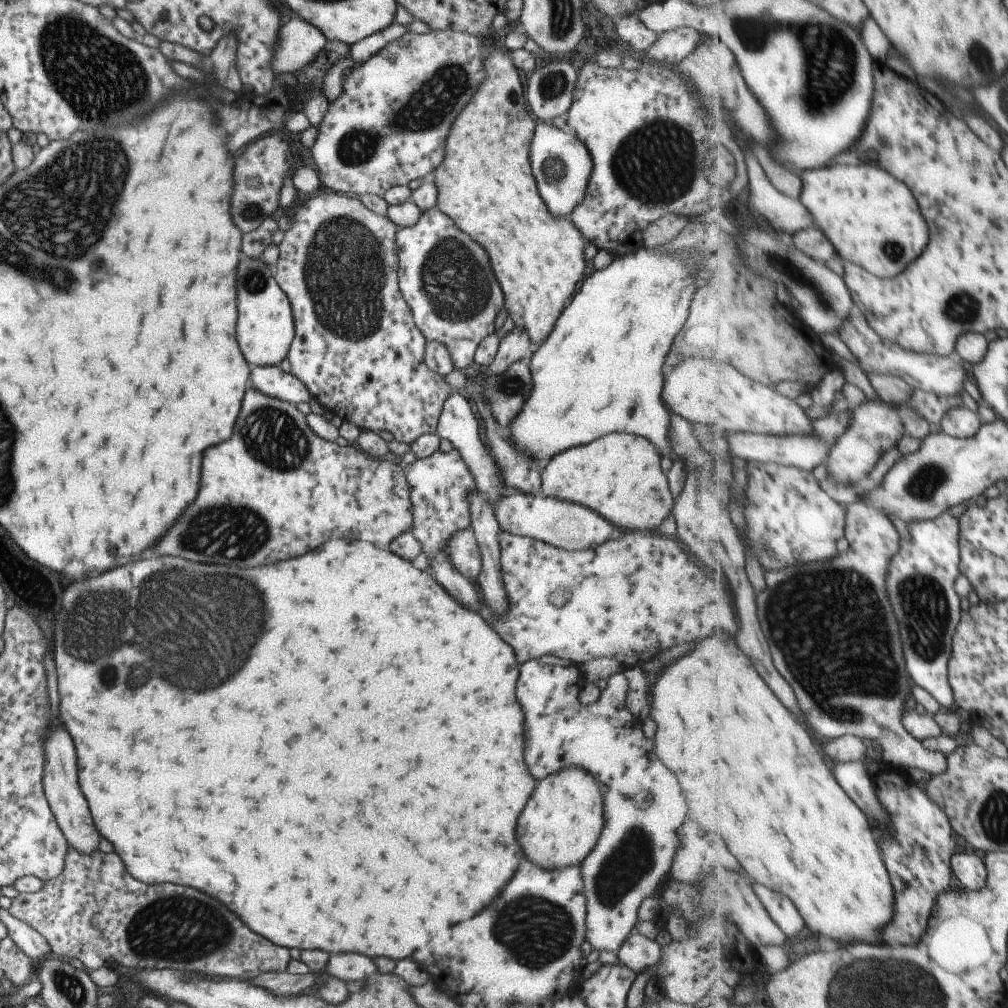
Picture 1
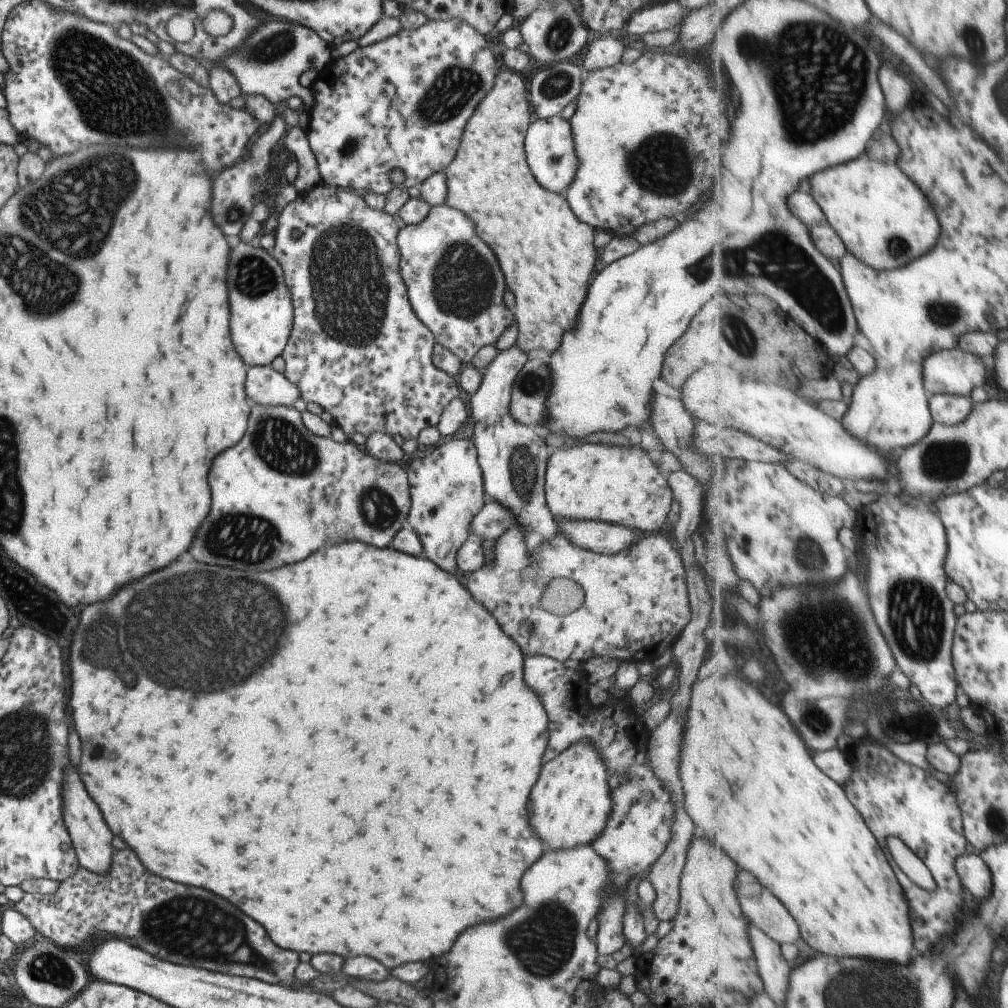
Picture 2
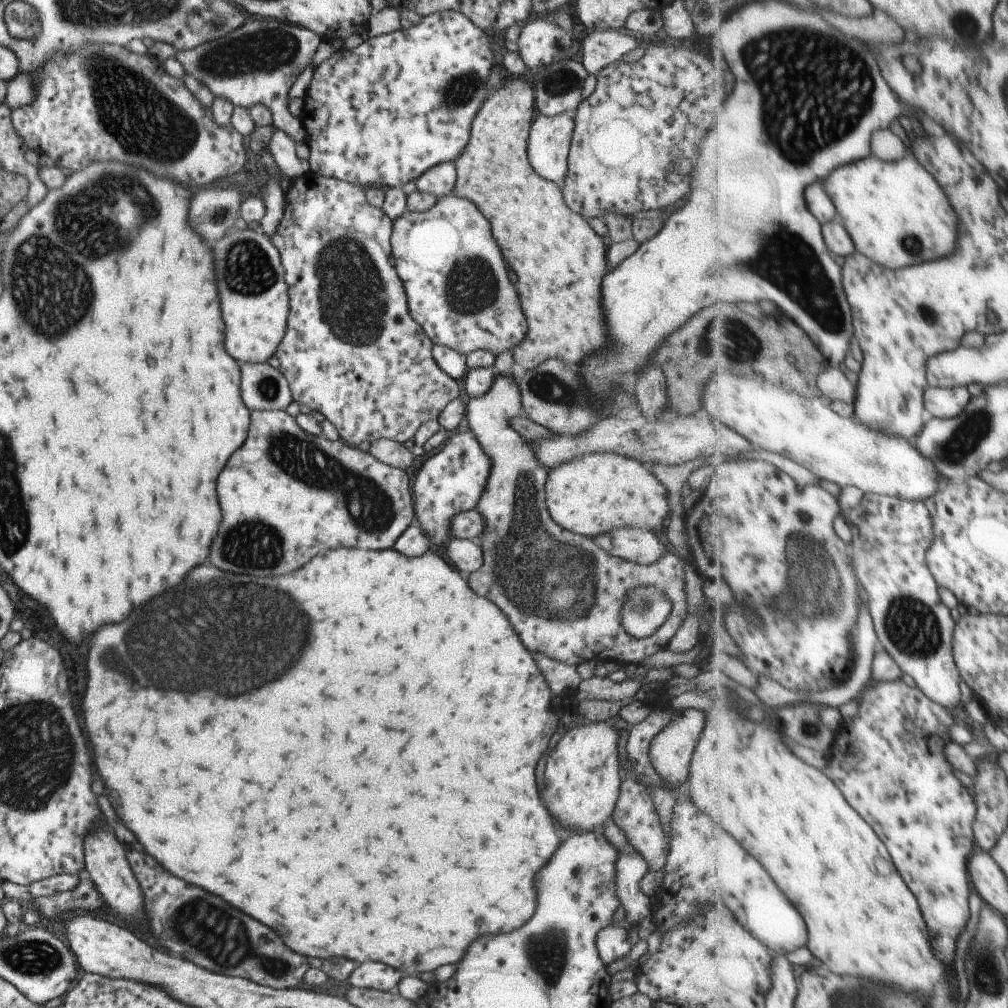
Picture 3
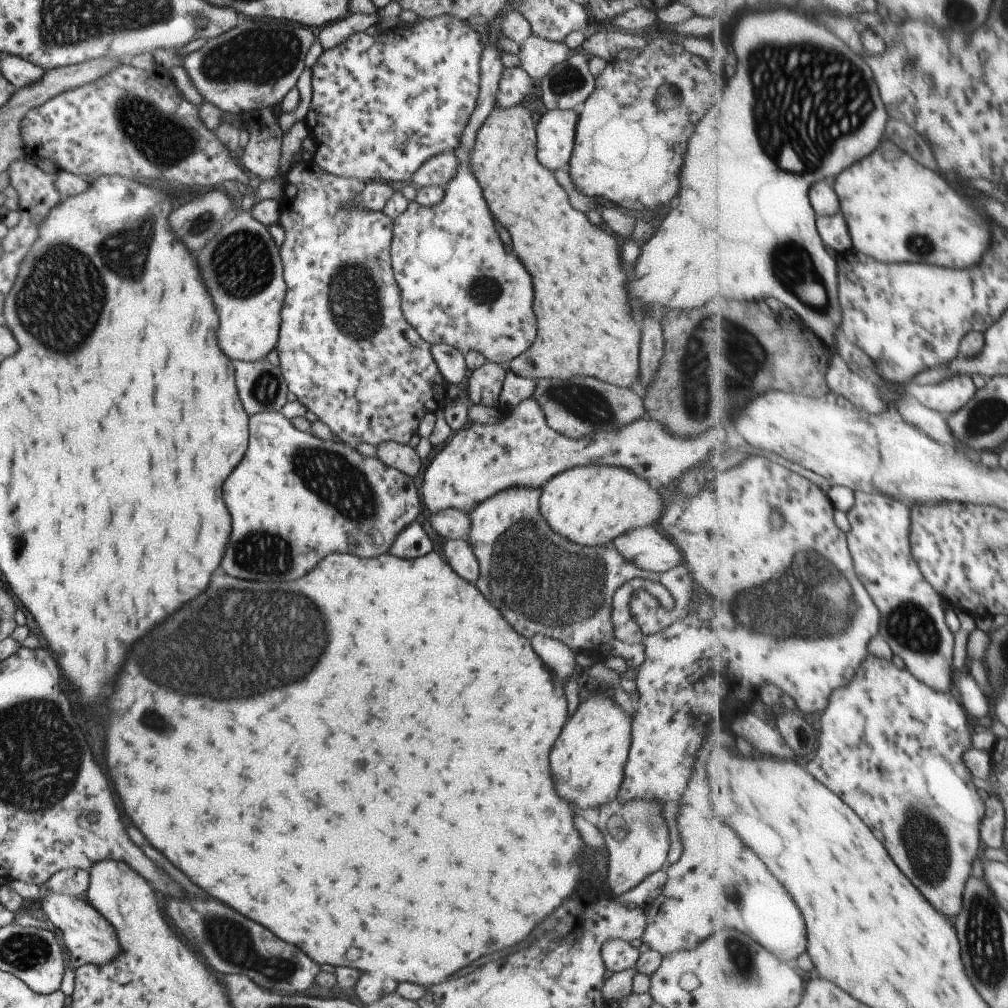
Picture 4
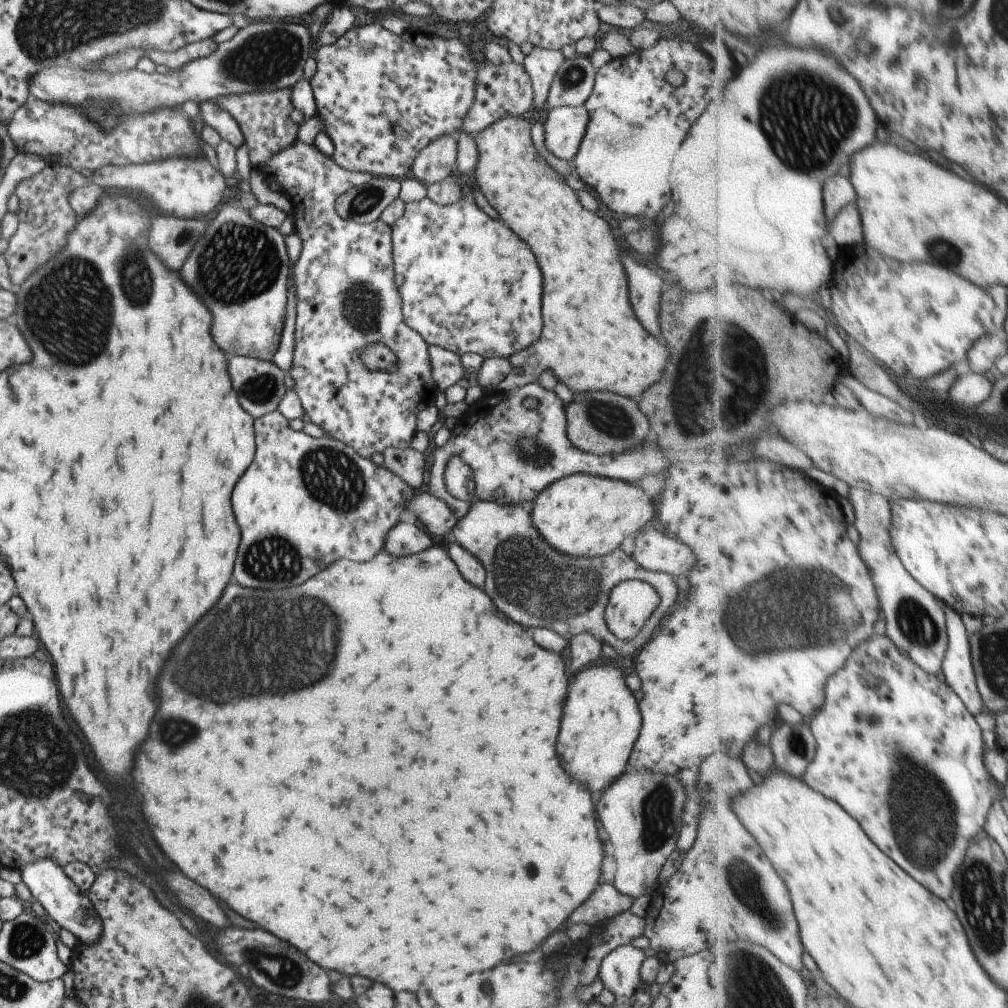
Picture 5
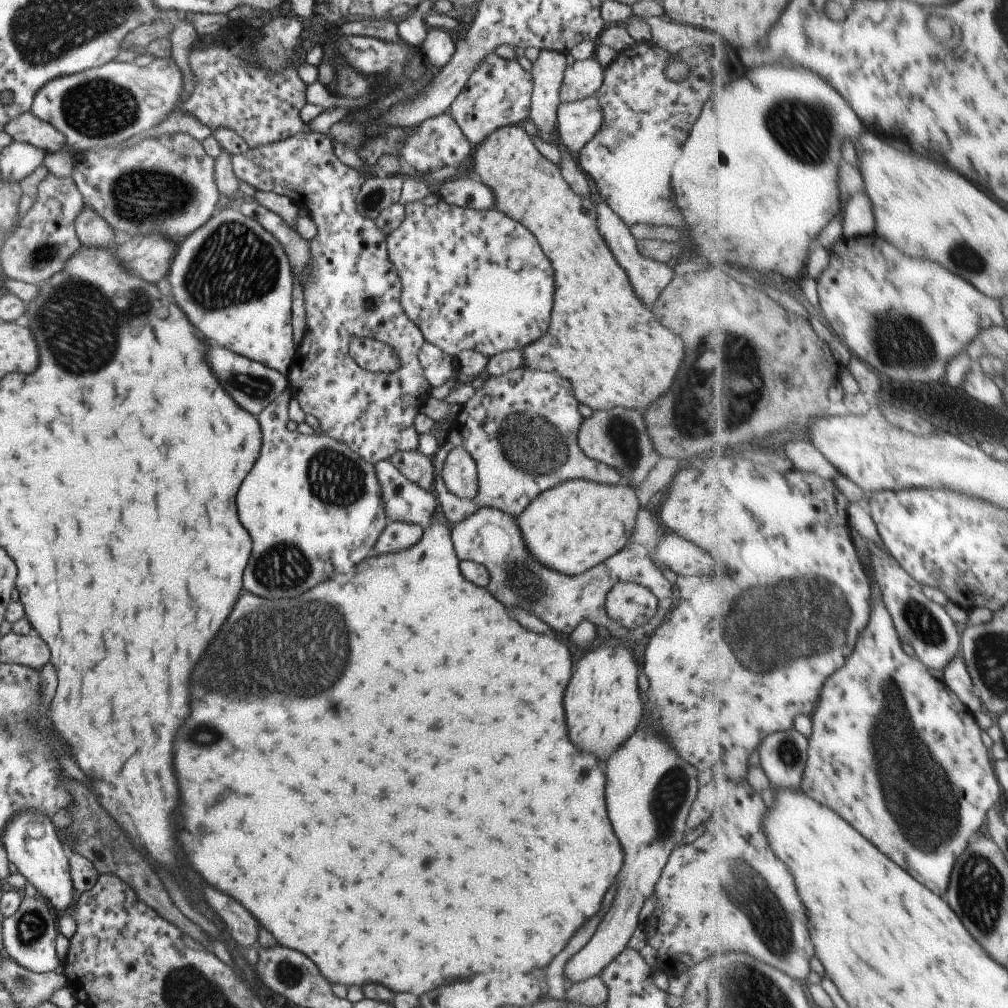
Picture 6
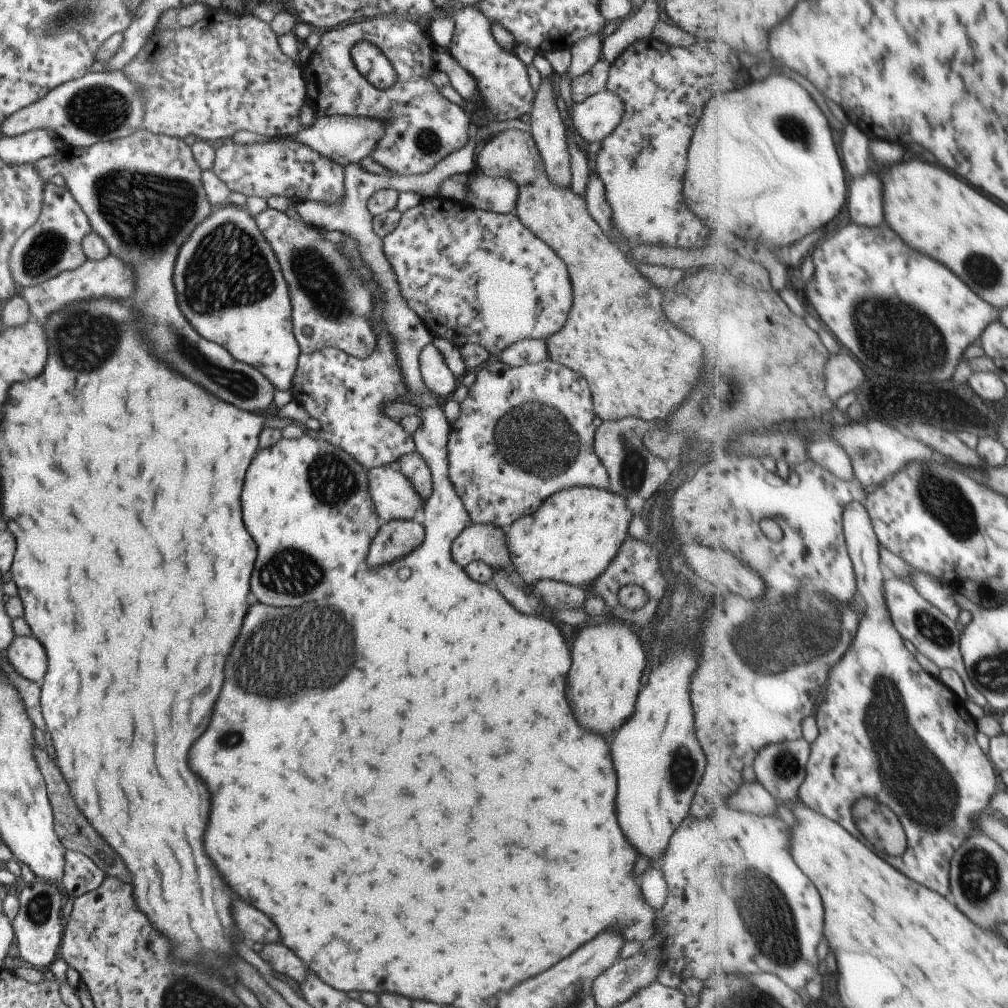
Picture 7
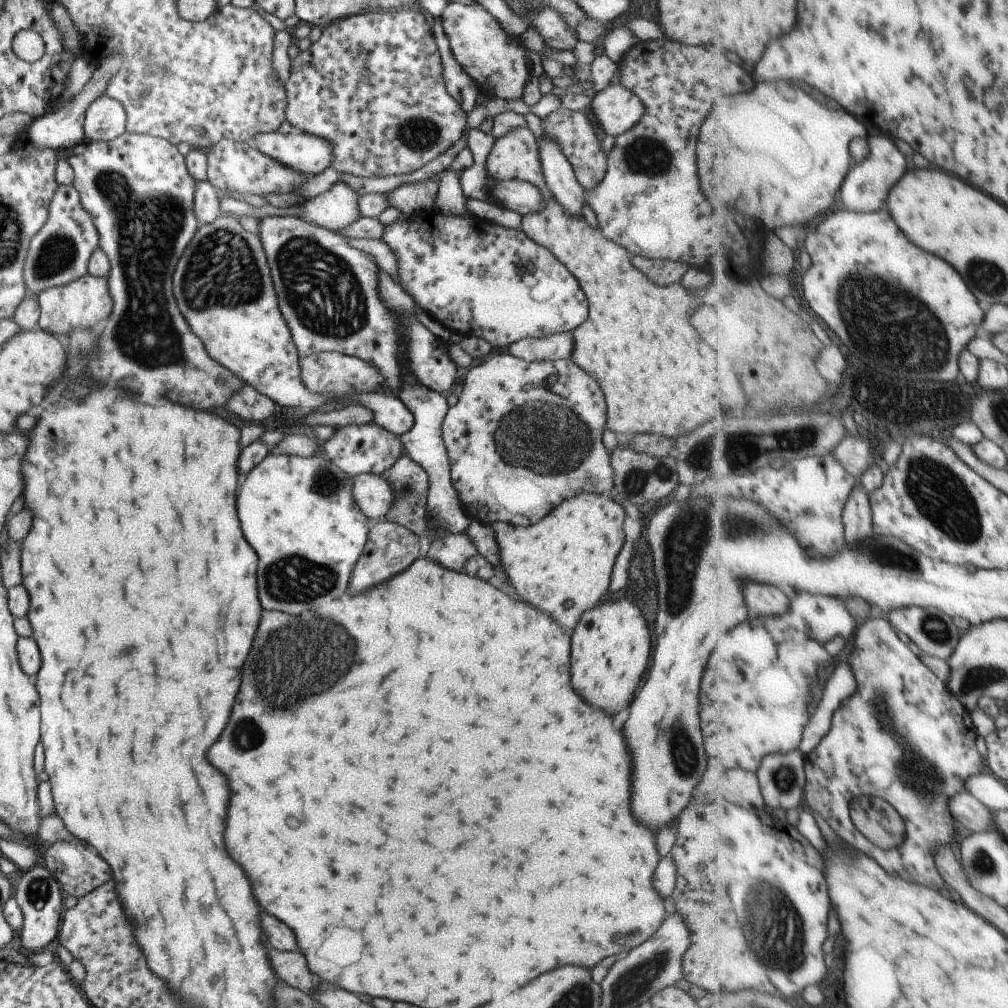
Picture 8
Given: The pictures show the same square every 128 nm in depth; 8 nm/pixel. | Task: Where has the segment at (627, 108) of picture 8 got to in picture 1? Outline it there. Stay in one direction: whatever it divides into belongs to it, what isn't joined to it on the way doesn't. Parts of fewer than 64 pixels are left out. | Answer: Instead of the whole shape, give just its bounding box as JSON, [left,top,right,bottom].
[529,123,593,219]

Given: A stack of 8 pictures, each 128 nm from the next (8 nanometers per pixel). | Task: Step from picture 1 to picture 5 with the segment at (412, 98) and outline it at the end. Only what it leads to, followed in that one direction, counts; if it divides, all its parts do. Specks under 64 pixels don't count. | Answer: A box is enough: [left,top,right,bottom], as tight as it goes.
[309,22,480,179]

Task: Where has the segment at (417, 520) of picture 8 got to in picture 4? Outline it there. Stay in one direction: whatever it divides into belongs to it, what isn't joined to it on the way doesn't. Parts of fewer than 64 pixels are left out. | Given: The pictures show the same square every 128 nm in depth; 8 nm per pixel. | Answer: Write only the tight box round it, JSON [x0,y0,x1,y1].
[377,441,422,478]

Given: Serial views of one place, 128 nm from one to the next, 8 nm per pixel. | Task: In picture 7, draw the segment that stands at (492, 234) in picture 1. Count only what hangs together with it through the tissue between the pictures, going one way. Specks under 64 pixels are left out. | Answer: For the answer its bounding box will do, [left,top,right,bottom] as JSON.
[476,129,702,422]

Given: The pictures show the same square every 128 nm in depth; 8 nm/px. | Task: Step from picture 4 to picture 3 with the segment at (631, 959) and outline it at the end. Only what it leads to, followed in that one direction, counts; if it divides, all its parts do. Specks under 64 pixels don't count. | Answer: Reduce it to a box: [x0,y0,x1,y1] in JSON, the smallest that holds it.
[595,925,632,966]

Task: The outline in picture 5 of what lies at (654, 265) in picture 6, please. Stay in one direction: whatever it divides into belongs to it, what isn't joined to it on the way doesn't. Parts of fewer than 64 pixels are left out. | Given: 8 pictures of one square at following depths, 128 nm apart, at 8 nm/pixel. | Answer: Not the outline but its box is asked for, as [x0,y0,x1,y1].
[622,254,666,338]

